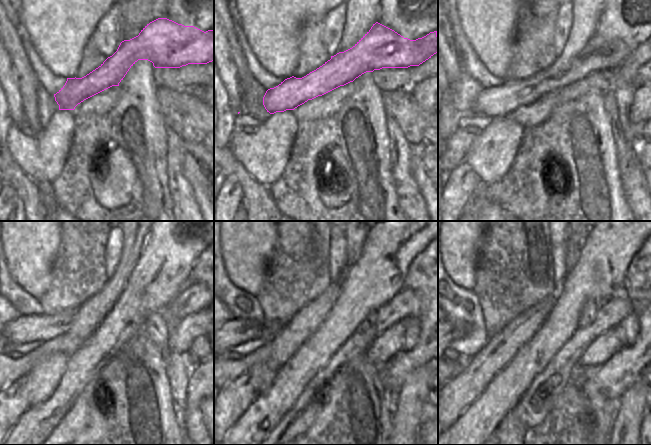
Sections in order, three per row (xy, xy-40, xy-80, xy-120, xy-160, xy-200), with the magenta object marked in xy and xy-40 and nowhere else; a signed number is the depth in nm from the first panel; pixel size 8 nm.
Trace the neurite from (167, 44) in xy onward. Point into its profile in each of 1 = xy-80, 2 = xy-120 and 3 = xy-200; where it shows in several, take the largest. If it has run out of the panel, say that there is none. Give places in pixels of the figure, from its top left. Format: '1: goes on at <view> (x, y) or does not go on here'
1: goes on at xy-80 (502, 100)
2: goes on at xy-120 (42, 327)
3: goes on at xy-200 (458, 333)

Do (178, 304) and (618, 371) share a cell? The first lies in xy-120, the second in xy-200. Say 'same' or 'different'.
different

